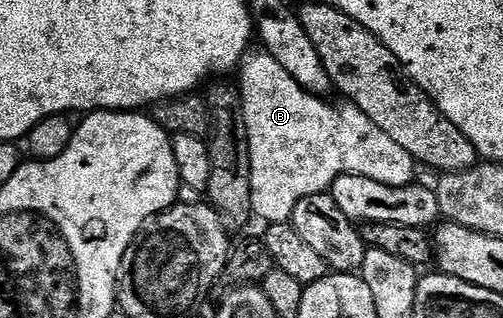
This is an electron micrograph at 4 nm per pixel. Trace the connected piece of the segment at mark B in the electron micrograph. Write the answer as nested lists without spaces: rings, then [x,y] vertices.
[[[266,50],[248,51],[238,69],[239,104],[243,129],[247,131],[247,153],[251,163],[251,212],[267,220],[268,225],[286,224],[293,214],[293,206],[301,198],[309,198],[318,192],[327,192],[332,182],[342,176],[360,176],[373,178],[381,186],[403,188],[416,179],[417,162],[409,150],[401,150],[385,130],[377,127],[365,113],[354,106],[334,108],[321,96],[306,92],[289,73],[281,70],[277,62]]]

